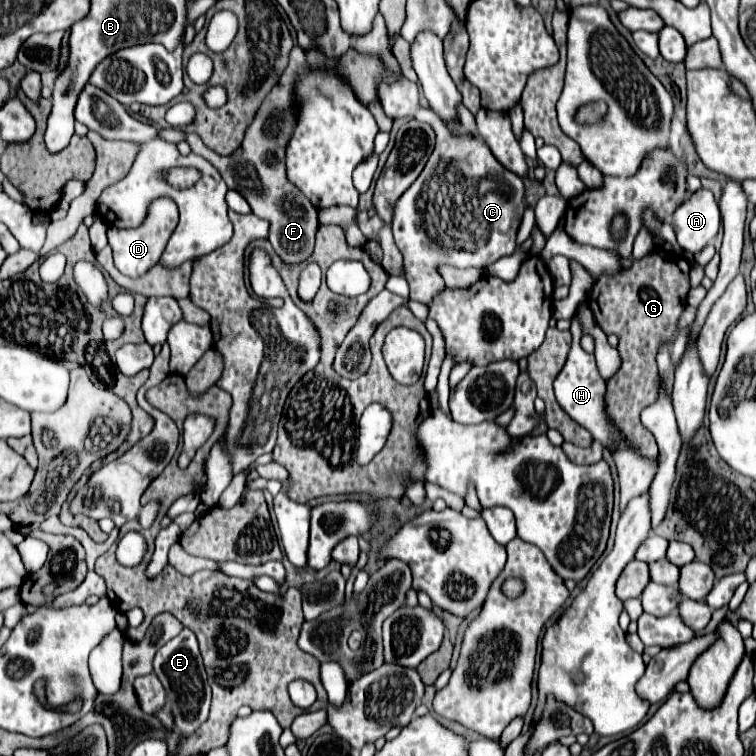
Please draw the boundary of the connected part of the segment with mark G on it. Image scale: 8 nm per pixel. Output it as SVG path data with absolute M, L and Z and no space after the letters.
M653 249L641 261L635 261L631 269L623 269L617 277L601 277L595 283L595 301L591 301L593 315L605 333L619 337L619 353L623 365L617 375L607 381L607 405L609 415L623 433L639 445L641 453L657 457L657 441L649 429L643 427L639 413L653 405L659 395L659 371L655 355L663 345L671 345L677 335L679 317L685 311L689 295L689 263L685 257L671 251Z

